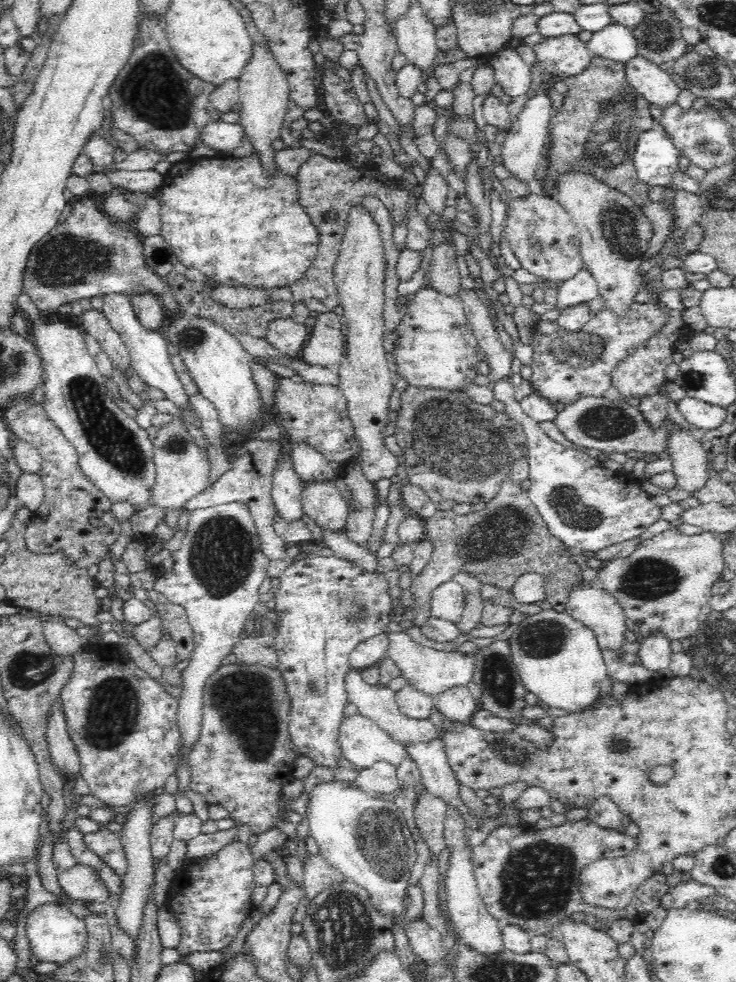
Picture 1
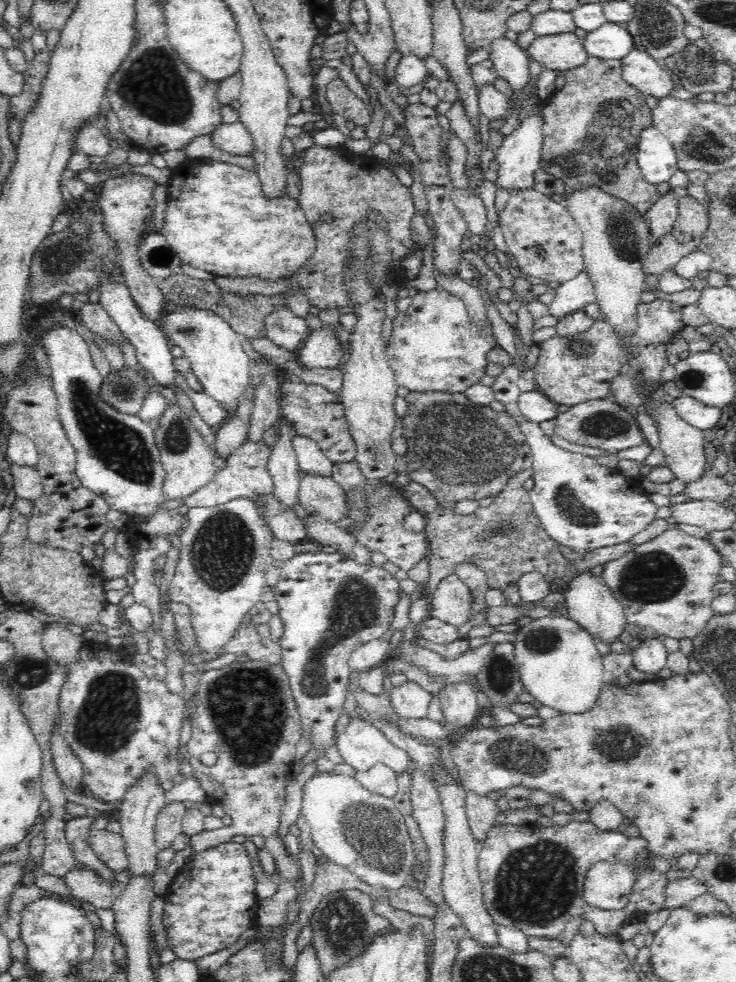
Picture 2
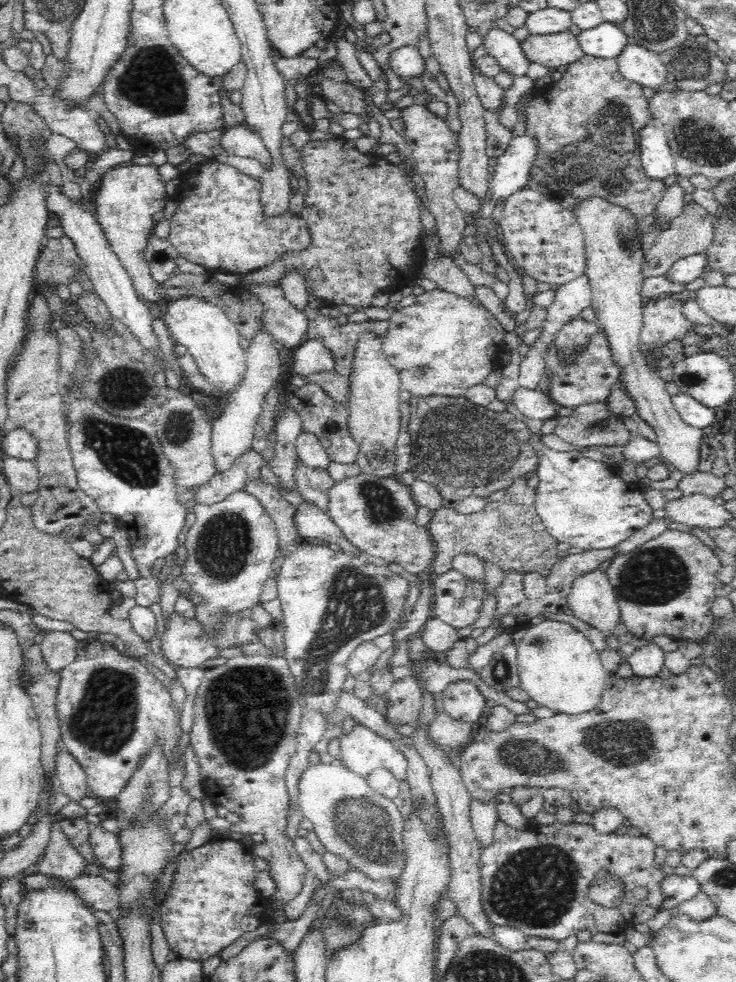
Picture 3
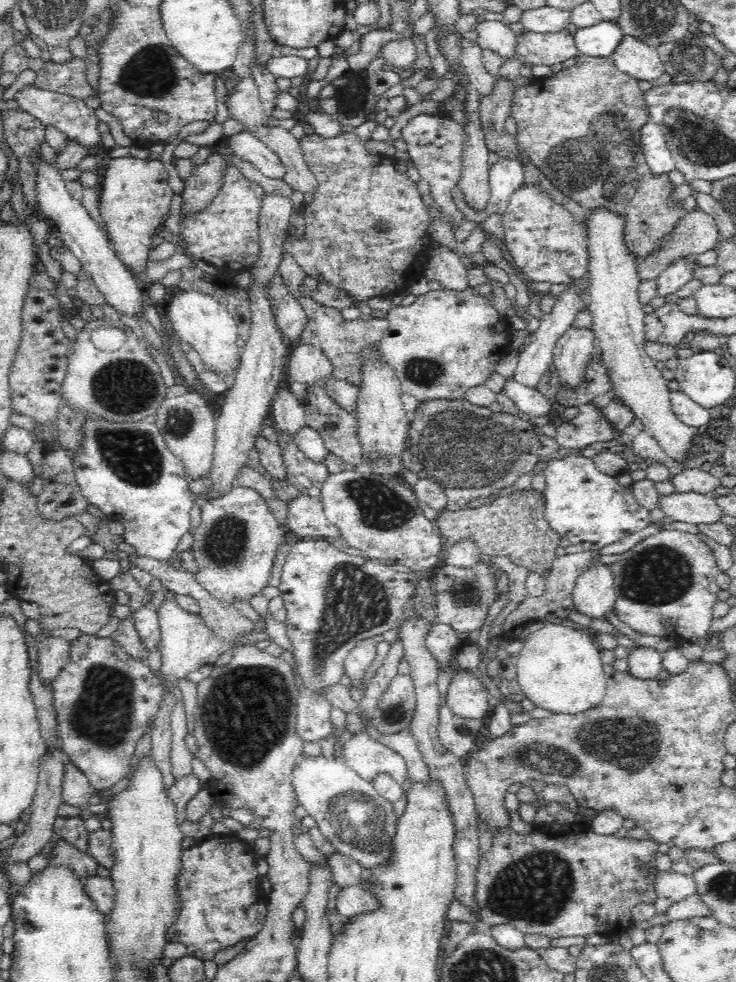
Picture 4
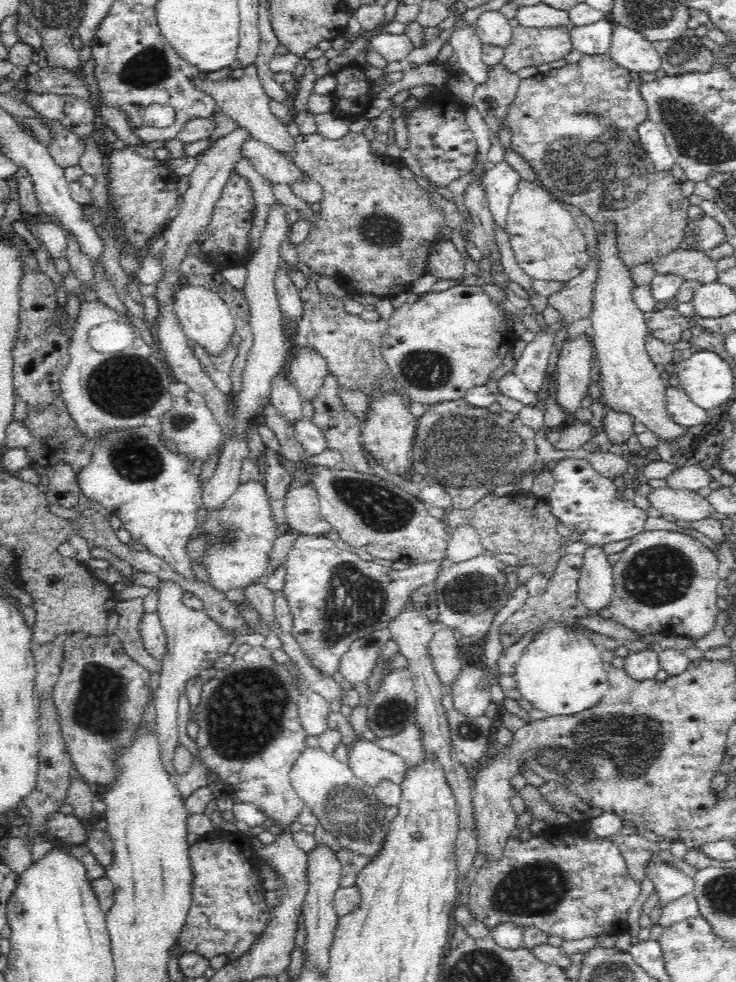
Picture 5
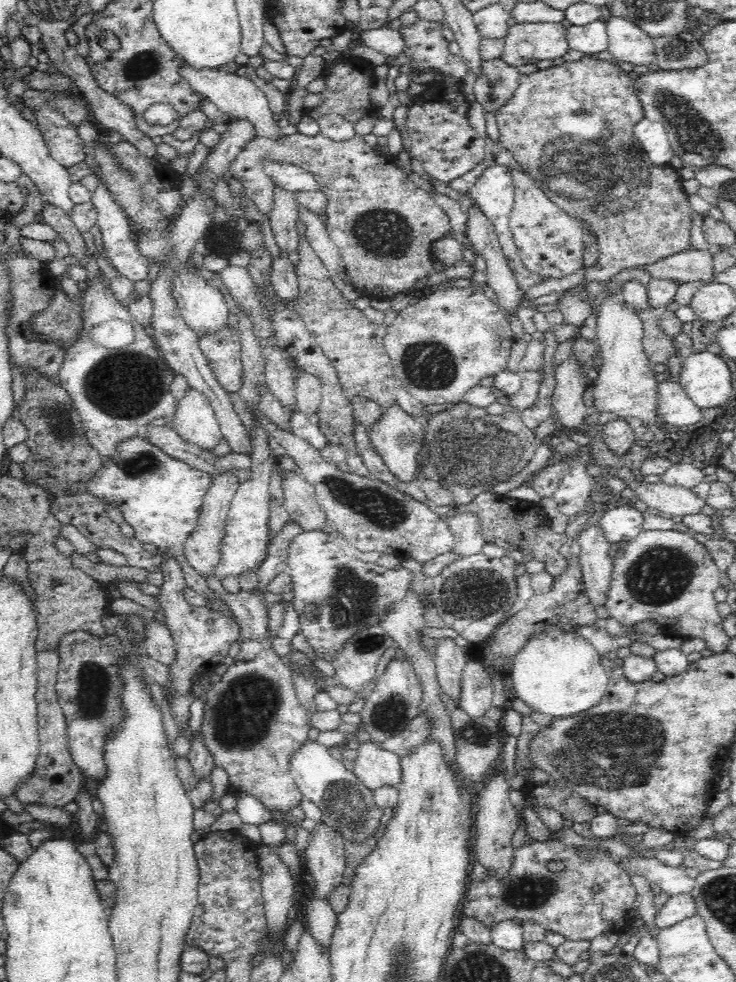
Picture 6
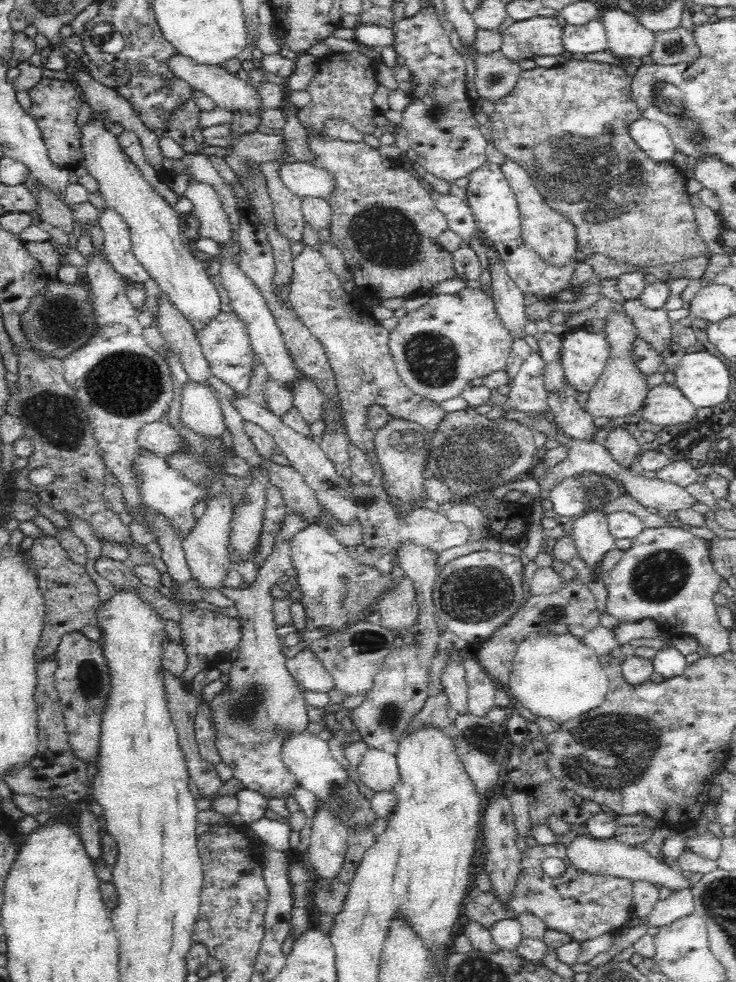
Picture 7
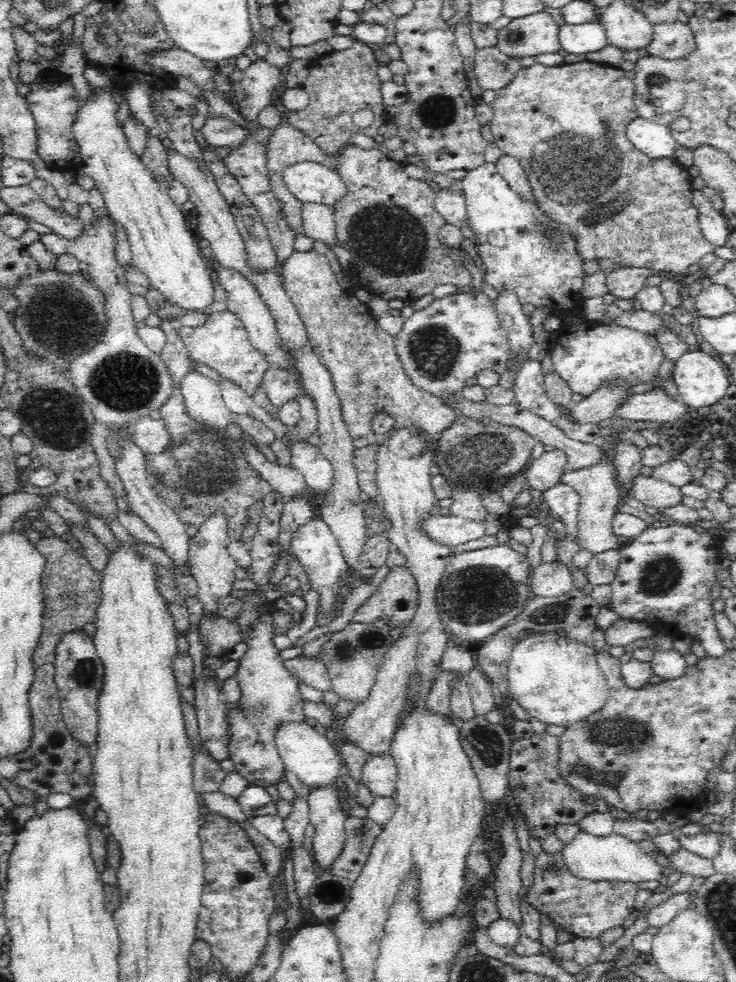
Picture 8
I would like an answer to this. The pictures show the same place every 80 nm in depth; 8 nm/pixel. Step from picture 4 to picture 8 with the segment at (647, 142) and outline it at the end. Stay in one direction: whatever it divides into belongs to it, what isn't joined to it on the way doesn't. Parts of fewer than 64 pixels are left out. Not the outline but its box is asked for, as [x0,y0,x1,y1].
[626,116,678,161]

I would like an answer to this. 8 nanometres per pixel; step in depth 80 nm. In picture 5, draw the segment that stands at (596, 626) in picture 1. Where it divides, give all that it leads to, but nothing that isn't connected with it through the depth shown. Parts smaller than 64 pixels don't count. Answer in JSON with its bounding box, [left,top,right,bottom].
[578,547,614,614]

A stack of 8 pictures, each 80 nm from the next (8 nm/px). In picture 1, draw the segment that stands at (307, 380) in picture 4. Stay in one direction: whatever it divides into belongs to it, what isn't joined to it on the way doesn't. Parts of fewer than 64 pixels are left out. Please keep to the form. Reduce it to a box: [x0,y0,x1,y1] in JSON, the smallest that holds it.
[300,312,345,367]

